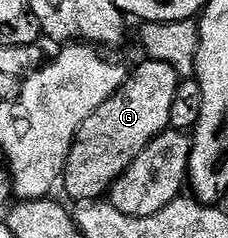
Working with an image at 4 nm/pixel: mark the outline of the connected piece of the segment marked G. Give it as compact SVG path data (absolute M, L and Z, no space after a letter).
M149 59L143 62L135 73L133 70L127 76L126 82L118 88L116 95L112 95L112 99L108 99L108 103L96 107L96 111L92 111L92 115L84 119L80 131L74 137L66 160L64 185L66 181L66 193L72 200L78 201L77 203L94 203L105 198L110 192L111 185L122 177L122 173L134 162L136 155L140 155L140 151L144 151L144 147L148 147L152 139L156 139L170 128L172 95L176 95L179 75L172 67L168 67L168 63Z

